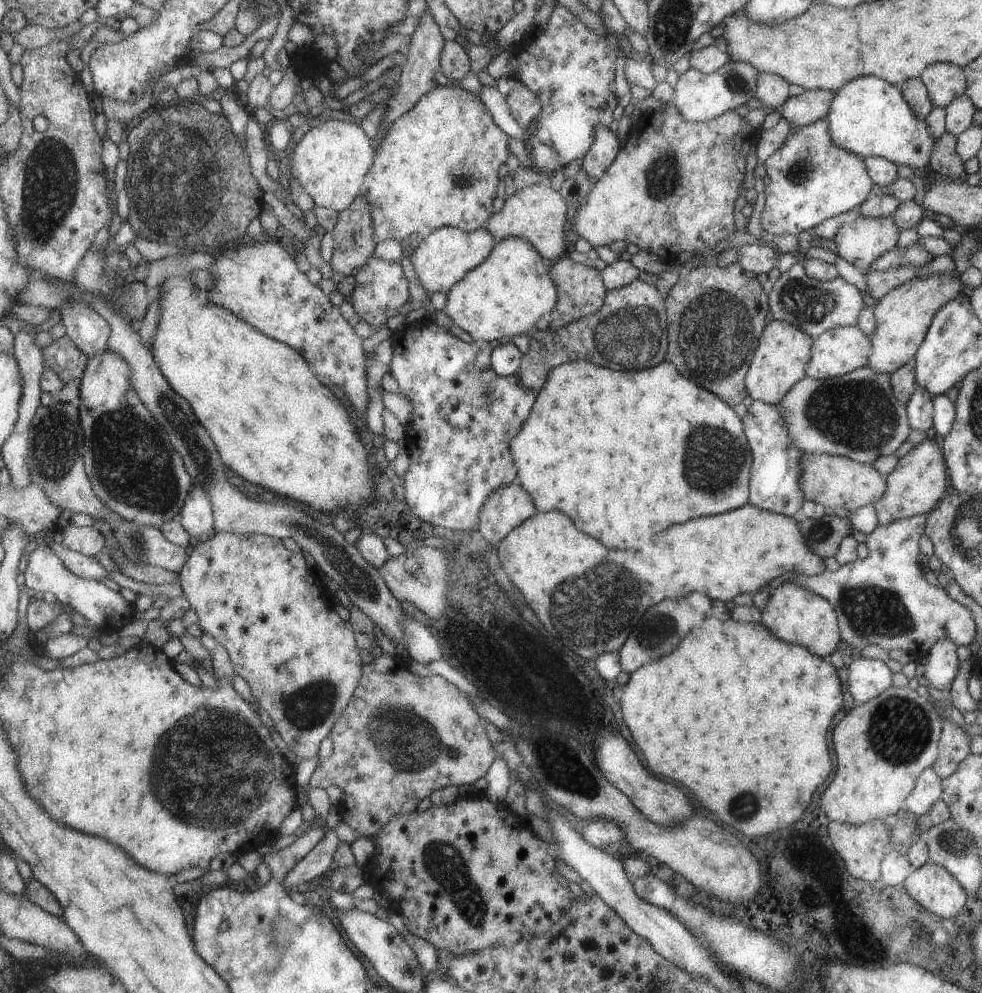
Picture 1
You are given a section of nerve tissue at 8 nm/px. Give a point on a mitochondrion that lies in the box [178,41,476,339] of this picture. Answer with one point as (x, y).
(462, 179)

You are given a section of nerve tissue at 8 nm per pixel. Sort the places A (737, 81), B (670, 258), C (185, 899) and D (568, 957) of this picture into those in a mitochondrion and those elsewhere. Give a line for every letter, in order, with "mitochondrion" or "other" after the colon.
A: mitochondrion
B: other
C: other
D: other

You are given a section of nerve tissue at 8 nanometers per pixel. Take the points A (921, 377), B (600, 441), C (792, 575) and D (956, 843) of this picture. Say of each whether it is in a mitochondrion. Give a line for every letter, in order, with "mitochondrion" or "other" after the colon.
A: other
B: other
C: other
D: mitochondrion

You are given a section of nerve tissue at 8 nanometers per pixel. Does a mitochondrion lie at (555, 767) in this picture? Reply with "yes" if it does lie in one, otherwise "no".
yes

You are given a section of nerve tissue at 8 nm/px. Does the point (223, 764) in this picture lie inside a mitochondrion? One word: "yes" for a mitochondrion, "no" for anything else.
yes

